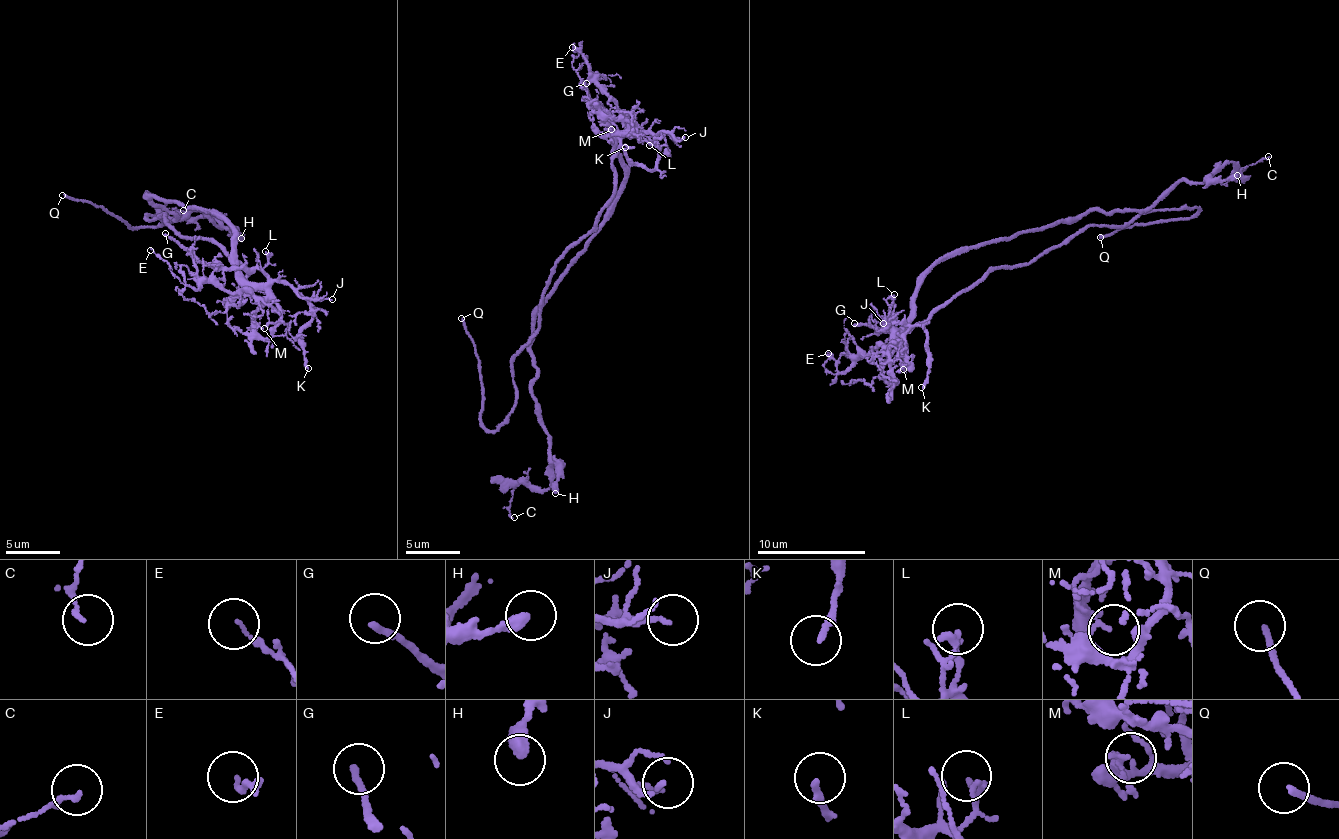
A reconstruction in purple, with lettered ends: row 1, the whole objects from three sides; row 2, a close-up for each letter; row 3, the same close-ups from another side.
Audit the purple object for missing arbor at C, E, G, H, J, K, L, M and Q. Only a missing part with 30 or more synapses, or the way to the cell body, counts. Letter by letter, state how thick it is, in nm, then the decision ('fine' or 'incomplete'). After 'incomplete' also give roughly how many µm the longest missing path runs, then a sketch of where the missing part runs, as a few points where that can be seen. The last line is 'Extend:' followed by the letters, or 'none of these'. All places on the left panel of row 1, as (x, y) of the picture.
C: calibre 70 nm; fine
E: calibre 120 nm; fine
G: calibre 190 nm; fine
H: calibre 400 nm; fine
J: calibre 110 nm; fine
K: calibre 180 nm; fine
L: calibre 160 nm; fine
M: calibre 130 nm; fine
Q: calibre 160 nm; incomplete; missing 20 µm
Extend: Q

